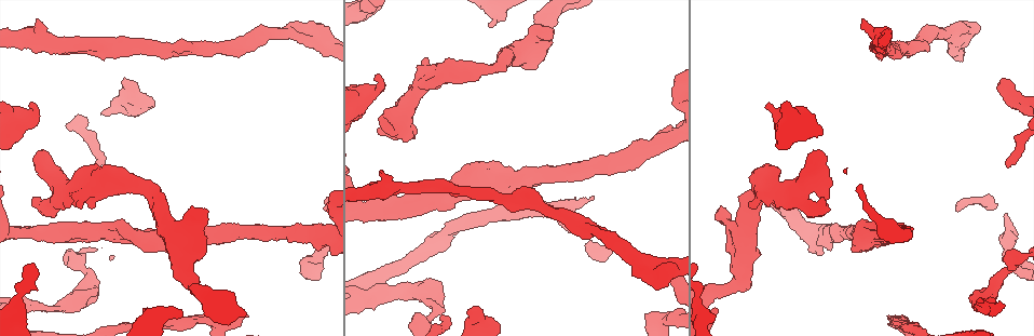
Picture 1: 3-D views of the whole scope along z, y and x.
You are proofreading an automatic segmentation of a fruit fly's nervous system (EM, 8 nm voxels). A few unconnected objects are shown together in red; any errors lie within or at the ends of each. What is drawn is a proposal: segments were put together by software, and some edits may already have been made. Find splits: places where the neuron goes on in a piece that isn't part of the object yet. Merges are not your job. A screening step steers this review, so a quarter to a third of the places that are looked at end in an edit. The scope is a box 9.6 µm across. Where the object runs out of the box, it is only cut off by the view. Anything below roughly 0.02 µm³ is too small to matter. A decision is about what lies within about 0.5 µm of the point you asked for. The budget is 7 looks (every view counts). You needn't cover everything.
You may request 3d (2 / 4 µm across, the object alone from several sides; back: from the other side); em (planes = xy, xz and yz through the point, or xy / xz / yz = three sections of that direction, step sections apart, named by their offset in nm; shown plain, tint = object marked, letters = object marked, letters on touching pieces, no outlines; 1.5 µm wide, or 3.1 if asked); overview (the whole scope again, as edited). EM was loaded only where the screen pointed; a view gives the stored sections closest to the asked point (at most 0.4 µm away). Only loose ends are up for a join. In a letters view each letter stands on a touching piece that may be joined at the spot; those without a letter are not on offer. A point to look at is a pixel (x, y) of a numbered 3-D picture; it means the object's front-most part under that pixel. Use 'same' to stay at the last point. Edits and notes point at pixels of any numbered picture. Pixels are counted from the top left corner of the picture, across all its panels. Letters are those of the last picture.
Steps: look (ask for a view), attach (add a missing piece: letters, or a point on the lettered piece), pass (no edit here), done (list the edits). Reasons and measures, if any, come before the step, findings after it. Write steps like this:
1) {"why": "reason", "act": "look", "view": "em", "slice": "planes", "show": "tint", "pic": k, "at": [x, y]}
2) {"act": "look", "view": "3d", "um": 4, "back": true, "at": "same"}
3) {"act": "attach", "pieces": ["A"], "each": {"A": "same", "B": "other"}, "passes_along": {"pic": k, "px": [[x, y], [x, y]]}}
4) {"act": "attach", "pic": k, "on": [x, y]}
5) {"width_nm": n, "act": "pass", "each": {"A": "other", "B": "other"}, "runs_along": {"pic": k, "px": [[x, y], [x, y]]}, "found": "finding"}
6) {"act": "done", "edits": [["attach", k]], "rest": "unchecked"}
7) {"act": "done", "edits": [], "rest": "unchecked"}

{"why": "thick end", "act": "look", "view": "em", "slice": "xy", "step": 4, "show": "letters", "pic": 1, "at": [489, 26]}

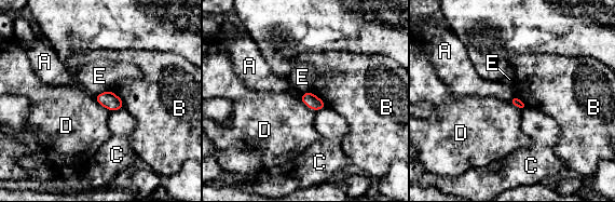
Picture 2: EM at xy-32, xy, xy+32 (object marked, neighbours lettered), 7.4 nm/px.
{"act": "look", "view": "em", "slice": "planes", "show": "letters", "at": "same"}

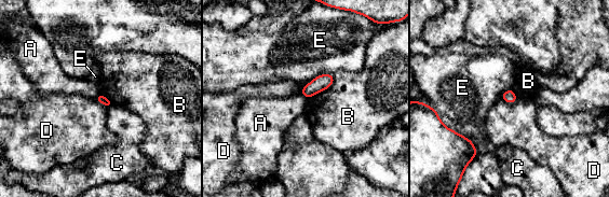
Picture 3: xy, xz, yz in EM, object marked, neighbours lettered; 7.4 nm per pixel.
{"act": "pass", "each": {"A": "other", "B": "other", "C": "other", "D": "other", "E": "other"}, "border": {"pic": 3, "px": [[99, 93], [94, 98]]}, "found": "none of them fits"}

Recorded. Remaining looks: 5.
{"why": "an open end", "act": "look", "view": "em", "slice": "planes", "show": "letters", "pic": 1, "at": [378, 81]}

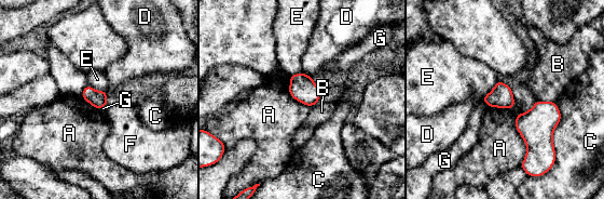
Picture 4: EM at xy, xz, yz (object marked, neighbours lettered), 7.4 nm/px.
{"longest_contact_nm": ["A", 500], "act": "pass", "each": {"A": "other", "B": "other", "C": "other", "D": "other", "E": "other", "F": "other", "G": "other"}, "border": {"pic": 4, "px": [[537, 100], [516, 116], [520, 166]]}, "found": "no lettered piece goes on from it"}

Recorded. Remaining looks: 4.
{"why": "long arm stops here", "act": "look", "view": "em", "slice": "planes", "show": "letters", "pic": 1, "at": [1008, 166]}

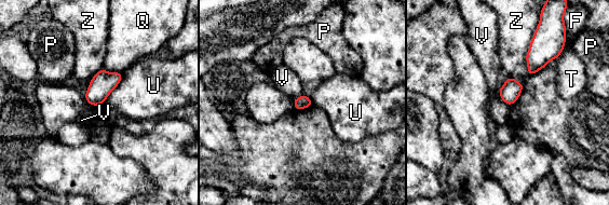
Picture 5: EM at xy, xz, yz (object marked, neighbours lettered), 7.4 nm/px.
{"act": "pass", "each": {"F": "other", "P": "other", "Q": "other", "T": "other", "U": "other", "V": "other", "Z": "other"}, "border": {"pic": 5, "px": [[498, 94], [509, 106]]}, "found": "none of them fits"}

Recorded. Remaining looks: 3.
{"act": "done", "edits": [], "rest": "unchecked"}

